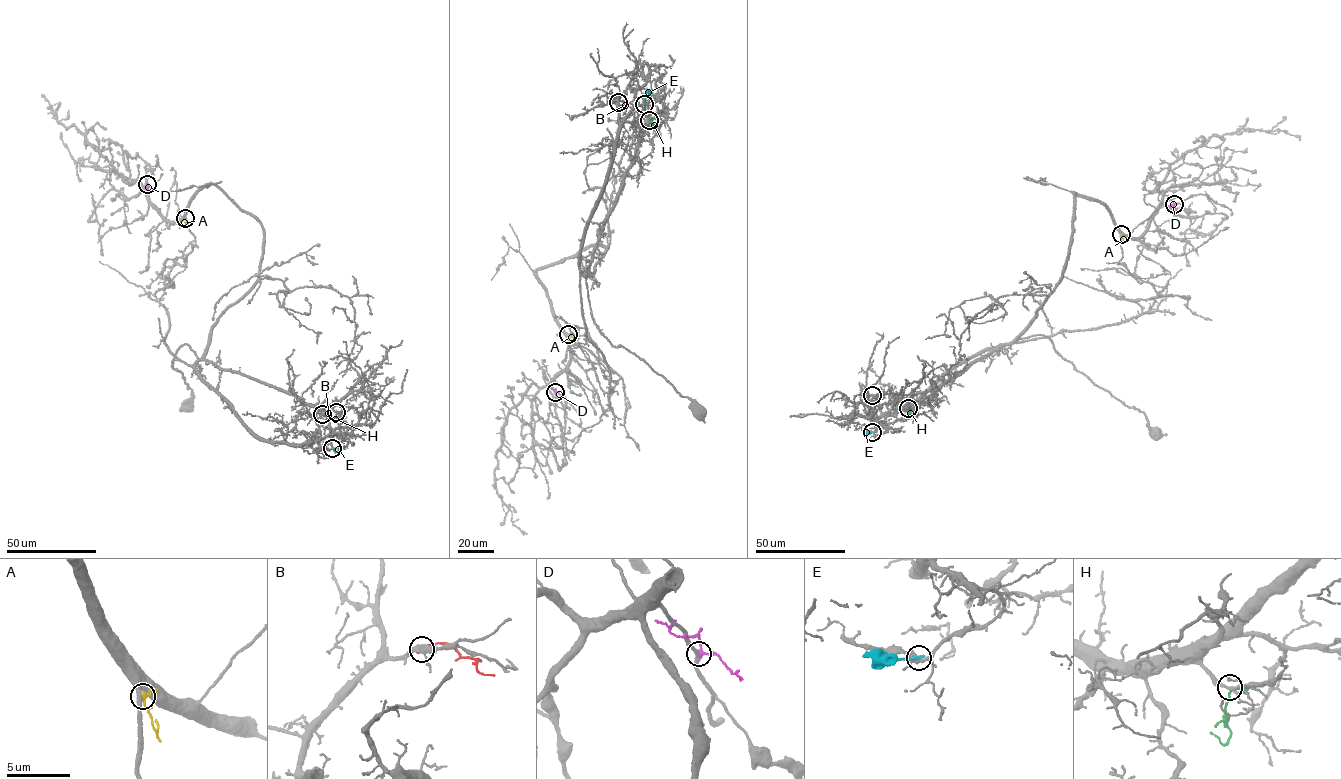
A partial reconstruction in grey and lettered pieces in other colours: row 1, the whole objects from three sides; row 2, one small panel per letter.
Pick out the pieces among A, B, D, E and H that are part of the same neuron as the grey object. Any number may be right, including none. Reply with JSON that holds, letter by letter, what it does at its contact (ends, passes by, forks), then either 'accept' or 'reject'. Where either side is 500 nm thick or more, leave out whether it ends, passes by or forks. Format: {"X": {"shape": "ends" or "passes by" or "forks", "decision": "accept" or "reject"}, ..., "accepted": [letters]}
{"A": {"shape": "passes by", "decision": "reject"}, "B": {"shape": "ends", "decision": "reject"}, "D": {"shape": "passes by", "decision": "reject"}, "E": {"shape": "ends", "decision": "reject"}, "H": {"shape": "passes by", "decision": "accept"}, "accepted": ["H"]}

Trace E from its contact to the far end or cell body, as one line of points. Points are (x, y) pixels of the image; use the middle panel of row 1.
E: (644, 104), (647, 90)

